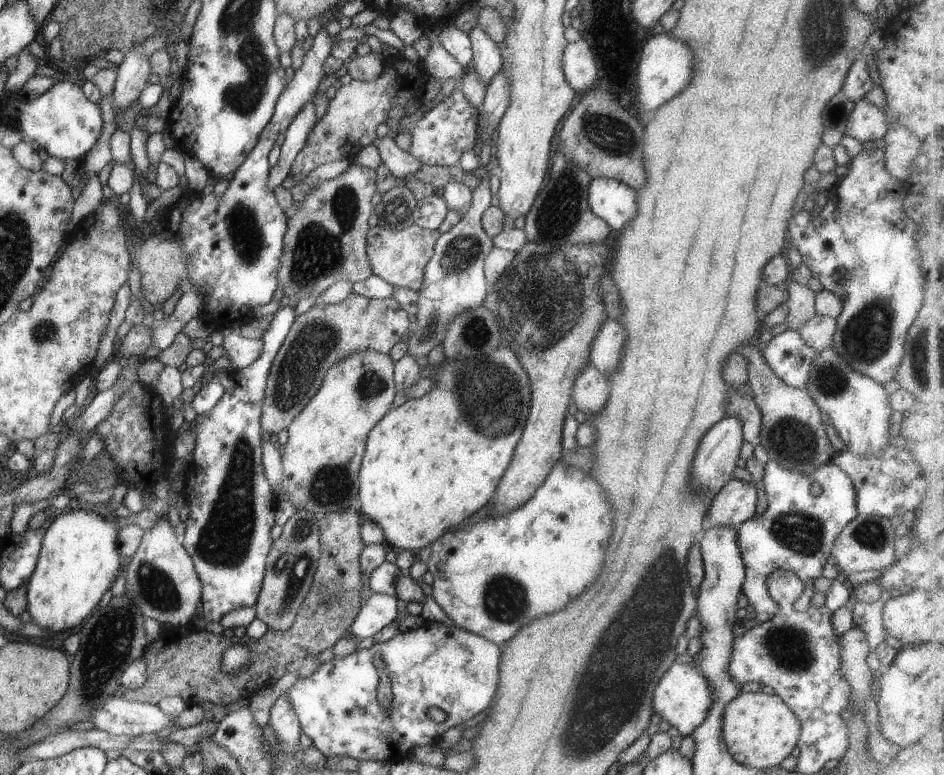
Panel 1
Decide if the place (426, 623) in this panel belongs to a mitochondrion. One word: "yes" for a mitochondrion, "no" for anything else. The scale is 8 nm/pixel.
no

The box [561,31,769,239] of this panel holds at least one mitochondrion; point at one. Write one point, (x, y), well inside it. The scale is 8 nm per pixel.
(611, 142)

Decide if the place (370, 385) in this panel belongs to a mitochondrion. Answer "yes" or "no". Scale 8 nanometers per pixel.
yes

